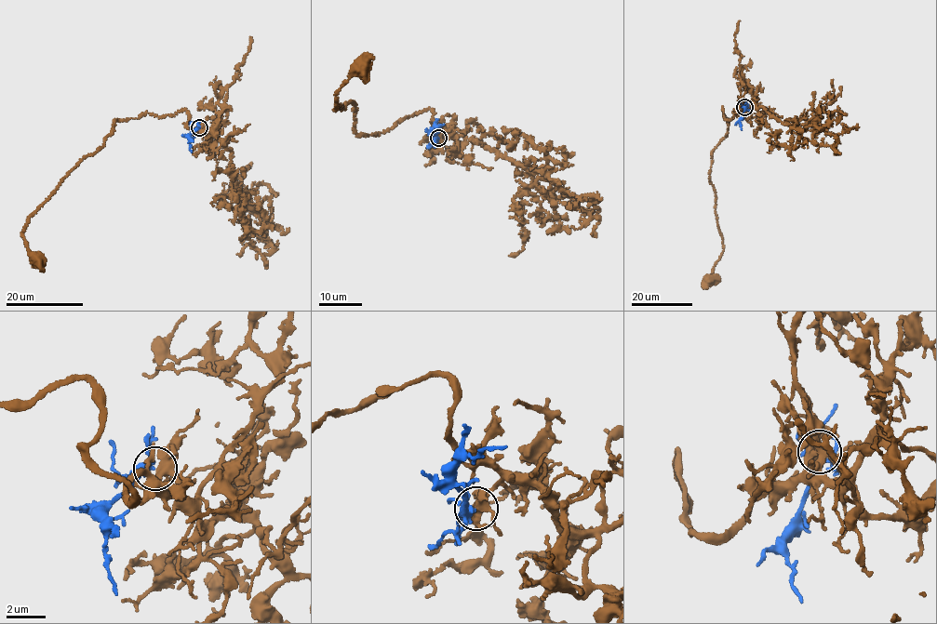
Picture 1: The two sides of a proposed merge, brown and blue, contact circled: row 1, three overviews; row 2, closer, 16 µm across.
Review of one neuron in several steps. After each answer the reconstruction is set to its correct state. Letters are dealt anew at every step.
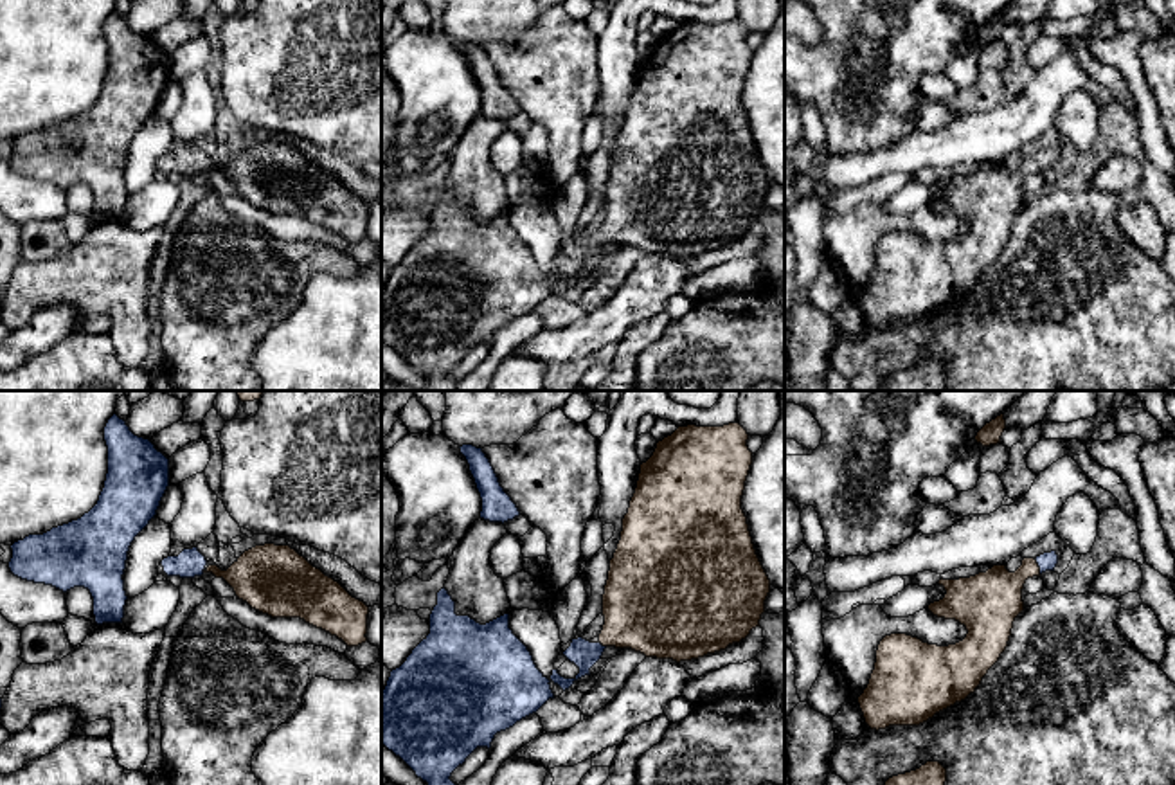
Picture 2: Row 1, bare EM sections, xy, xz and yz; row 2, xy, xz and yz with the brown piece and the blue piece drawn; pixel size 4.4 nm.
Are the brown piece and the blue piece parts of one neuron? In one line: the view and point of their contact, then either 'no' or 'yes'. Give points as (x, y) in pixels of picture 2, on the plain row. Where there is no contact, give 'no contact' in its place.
meets brown in yz at (1037, 162); yes

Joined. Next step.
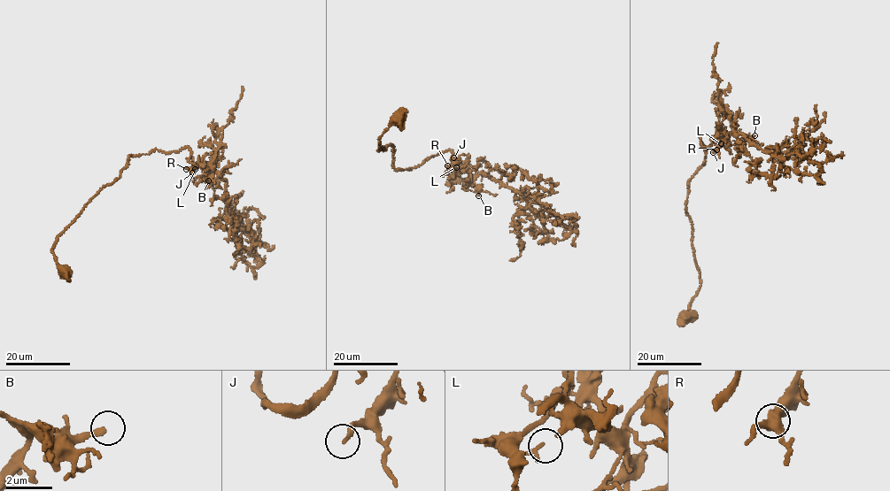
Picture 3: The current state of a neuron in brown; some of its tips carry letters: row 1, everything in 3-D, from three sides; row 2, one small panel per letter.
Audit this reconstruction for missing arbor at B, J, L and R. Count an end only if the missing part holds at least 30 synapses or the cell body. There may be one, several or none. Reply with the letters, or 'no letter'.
B

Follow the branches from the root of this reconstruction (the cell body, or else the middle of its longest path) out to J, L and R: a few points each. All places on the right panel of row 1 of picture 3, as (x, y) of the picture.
J: (685, 315), (700, 284), (685, 206), (690, 179), (706, 158), (700, 134), (703, 147), (722, 135), (713, 152)
L: (685, 315), (700, 284), (686, 211), (688, 186), (706, 158), (700, 134), (701, 147), (721, 134), (721, 143)
R: (685, 315), (700, 284), (685, 206), (690, 179), (706, 158), (700, 134), (703, 147), (722, 135), (716, 149)

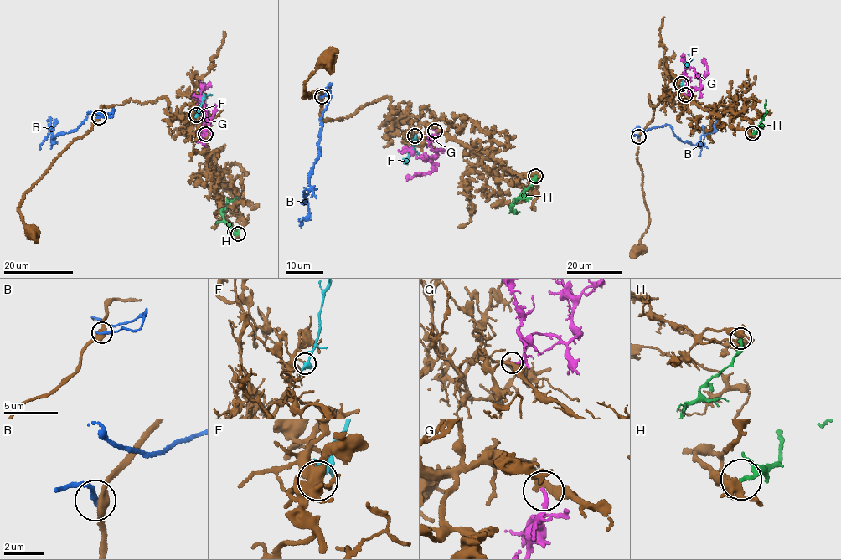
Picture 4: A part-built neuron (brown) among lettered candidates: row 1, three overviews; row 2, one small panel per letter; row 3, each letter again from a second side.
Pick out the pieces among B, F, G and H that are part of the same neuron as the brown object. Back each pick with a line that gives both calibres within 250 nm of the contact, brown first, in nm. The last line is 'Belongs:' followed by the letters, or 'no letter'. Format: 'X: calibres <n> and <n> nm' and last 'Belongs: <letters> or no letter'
G: calibres 400 and 220 nm
Belongs: G

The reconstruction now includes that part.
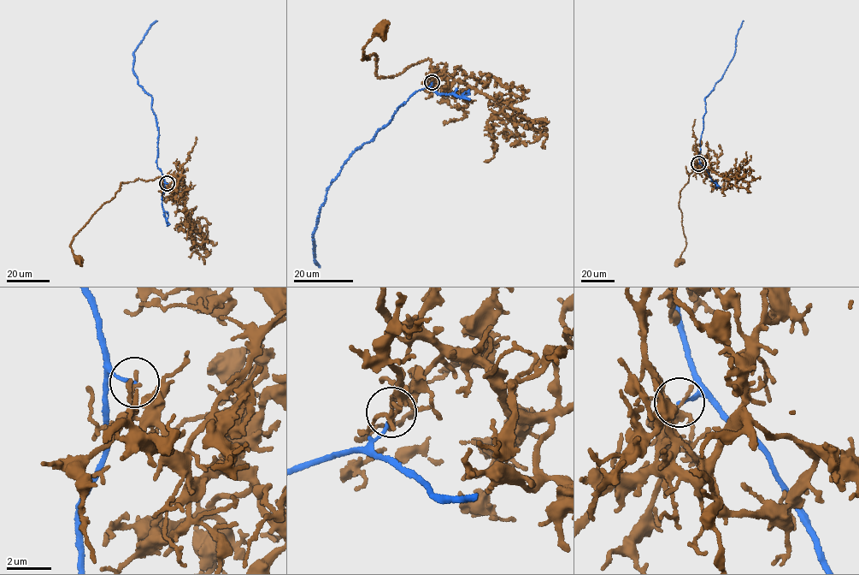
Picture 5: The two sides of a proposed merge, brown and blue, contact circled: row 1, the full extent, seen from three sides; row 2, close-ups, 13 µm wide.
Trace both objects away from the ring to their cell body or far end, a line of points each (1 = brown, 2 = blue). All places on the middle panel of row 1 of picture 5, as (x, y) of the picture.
1: (432, 82), (438, 74), (427, 58), (393, 76), (378, 77), (377, 56), (362, 60), (363, 49), (382, 29)
2: (432, 82), (416, 91), (373, 138), (354, 151), (328, 186), (312, 239), (314, 257), (319, 265)

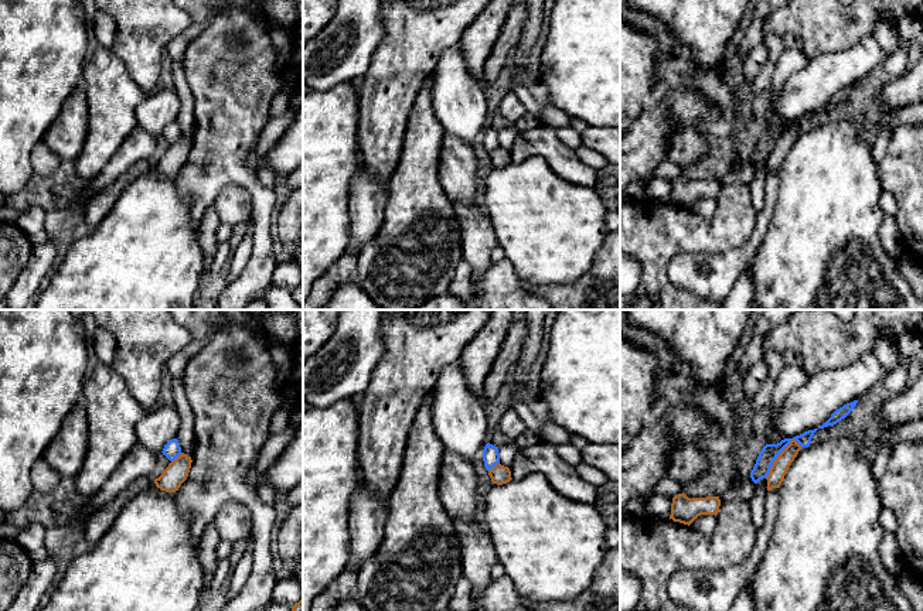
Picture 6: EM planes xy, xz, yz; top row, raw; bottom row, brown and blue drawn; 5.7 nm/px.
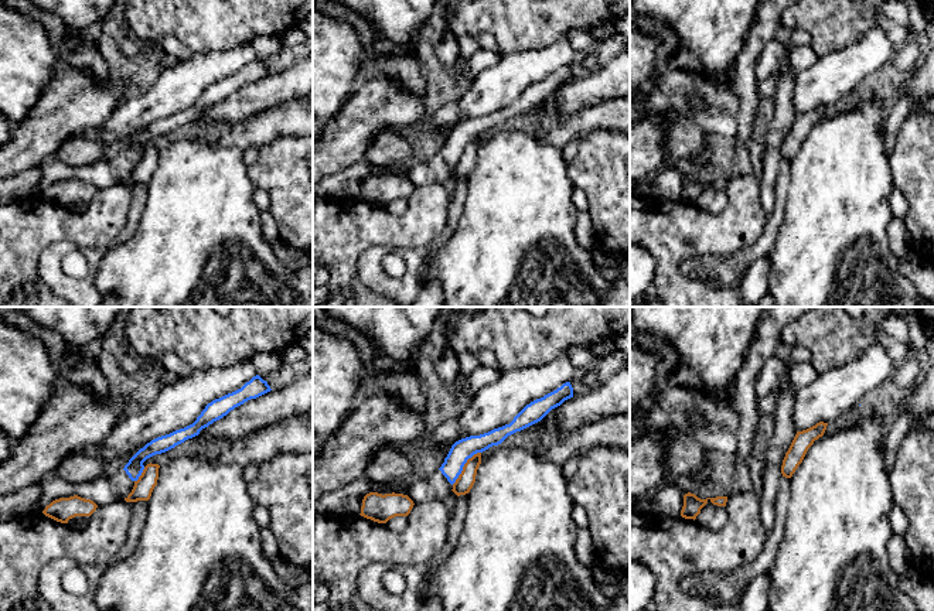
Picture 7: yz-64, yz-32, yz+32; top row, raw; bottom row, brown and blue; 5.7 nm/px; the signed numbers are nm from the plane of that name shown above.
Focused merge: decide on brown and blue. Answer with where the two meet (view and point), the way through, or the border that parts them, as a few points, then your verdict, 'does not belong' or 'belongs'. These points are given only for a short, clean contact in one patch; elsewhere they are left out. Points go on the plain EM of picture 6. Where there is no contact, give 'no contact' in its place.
contact yz (777, 140); border yz (794, 122), (777, 139), (765, 160); does not belong

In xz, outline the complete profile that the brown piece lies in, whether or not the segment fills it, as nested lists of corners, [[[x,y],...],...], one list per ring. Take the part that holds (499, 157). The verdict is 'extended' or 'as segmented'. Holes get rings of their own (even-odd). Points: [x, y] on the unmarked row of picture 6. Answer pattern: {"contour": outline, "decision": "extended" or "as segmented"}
{"contour": [[[497,147],[495,150],[493,150],[488,154],[488,158],[491,161],[491,165],[497,167],[497,168],[507,167],[507,165],[510,165],[512,163],[510,151],[504,150],[501,147]]], "decision": "as segmented"}

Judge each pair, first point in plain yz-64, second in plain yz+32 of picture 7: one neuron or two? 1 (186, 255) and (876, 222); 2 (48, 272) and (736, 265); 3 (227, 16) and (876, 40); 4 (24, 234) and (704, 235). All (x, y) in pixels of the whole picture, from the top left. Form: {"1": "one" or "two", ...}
{"1": "one", "2": "one", "3": "two", "4": "one"}

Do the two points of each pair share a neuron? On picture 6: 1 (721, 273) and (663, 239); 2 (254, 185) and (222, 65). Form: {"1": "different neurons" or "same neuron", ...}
{"1": "different neurons", "2": "same neuron"}

